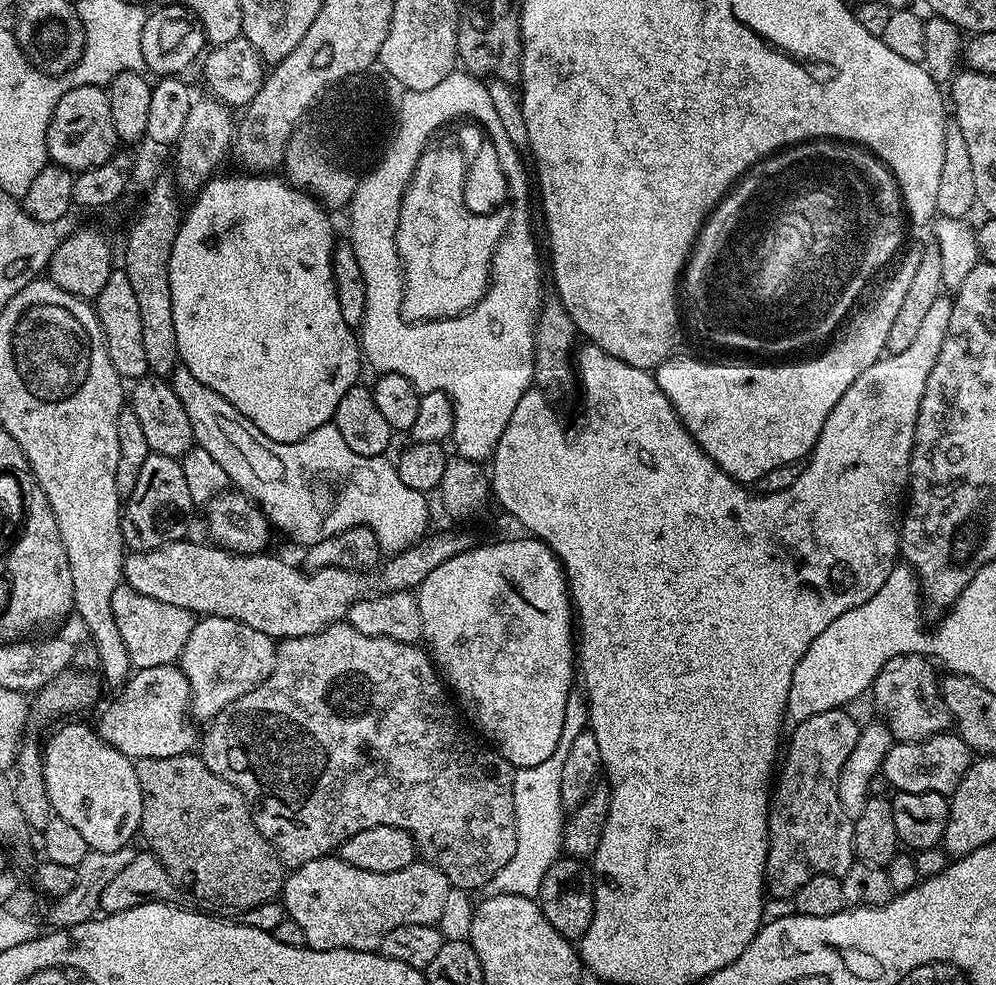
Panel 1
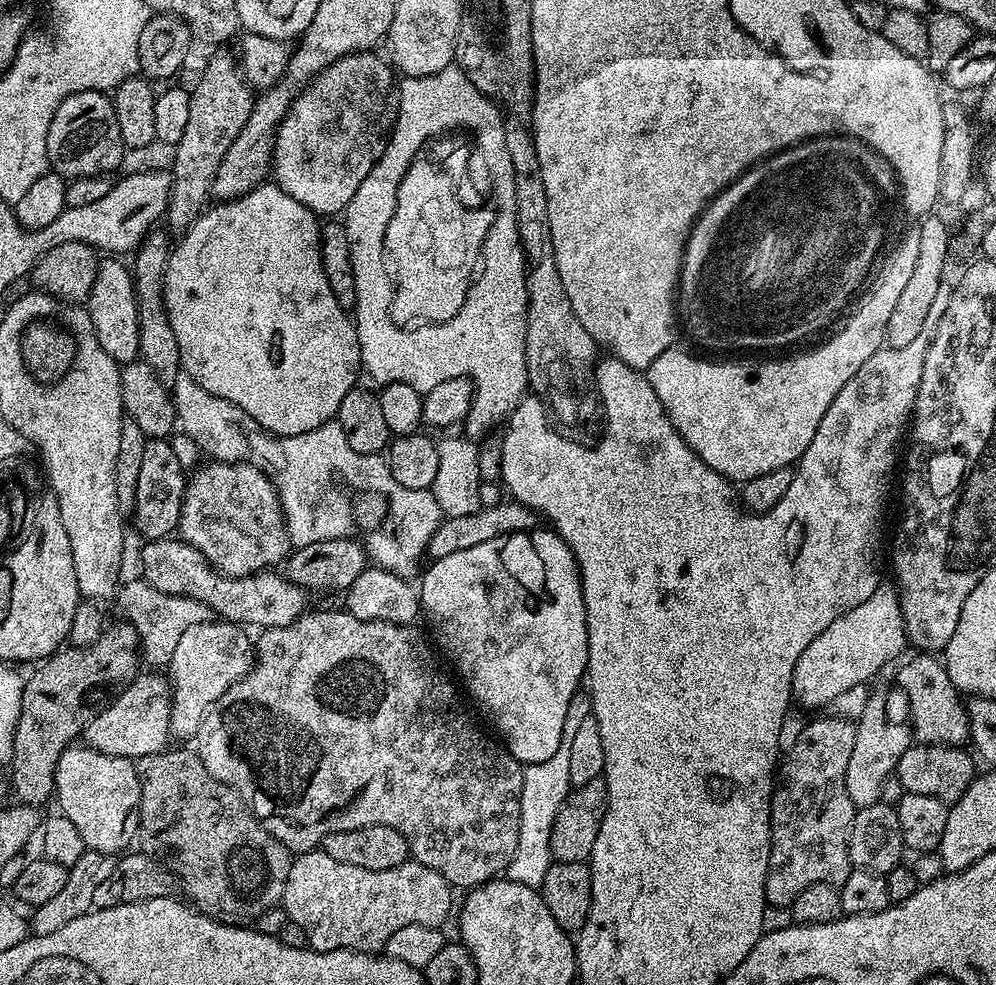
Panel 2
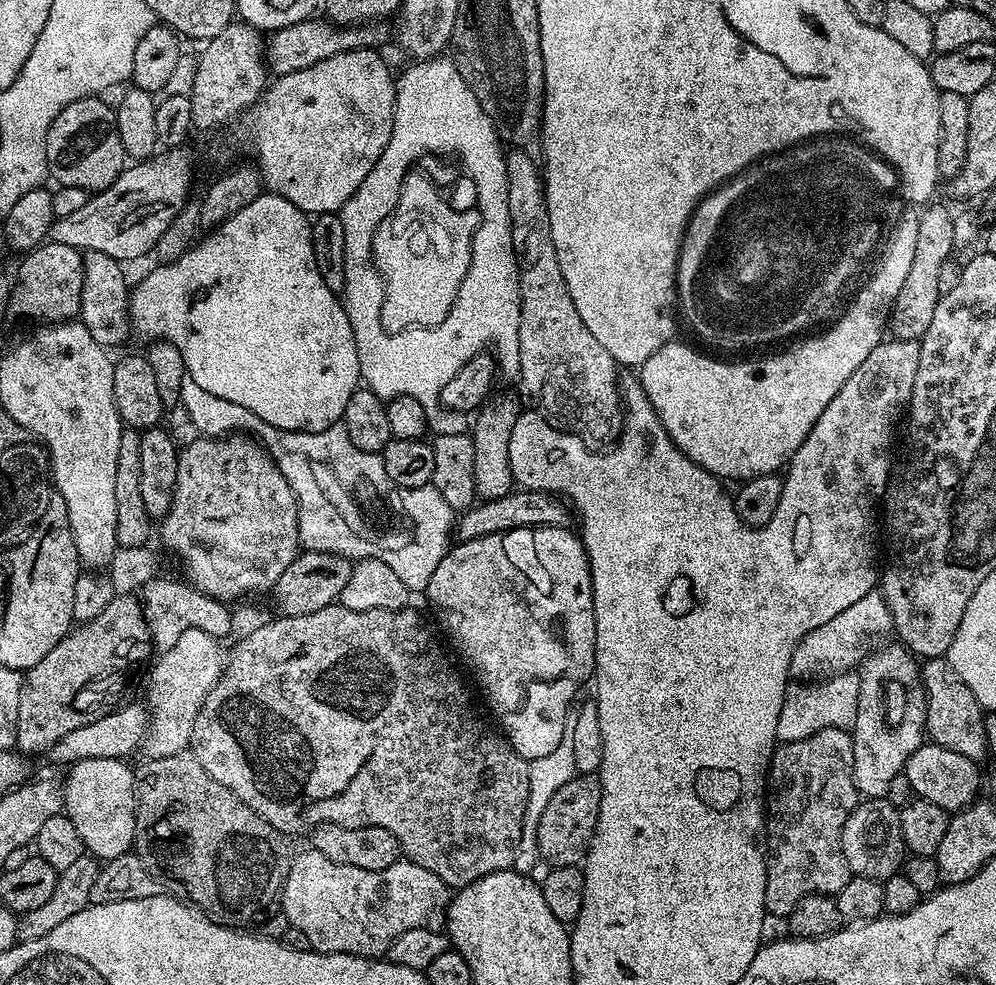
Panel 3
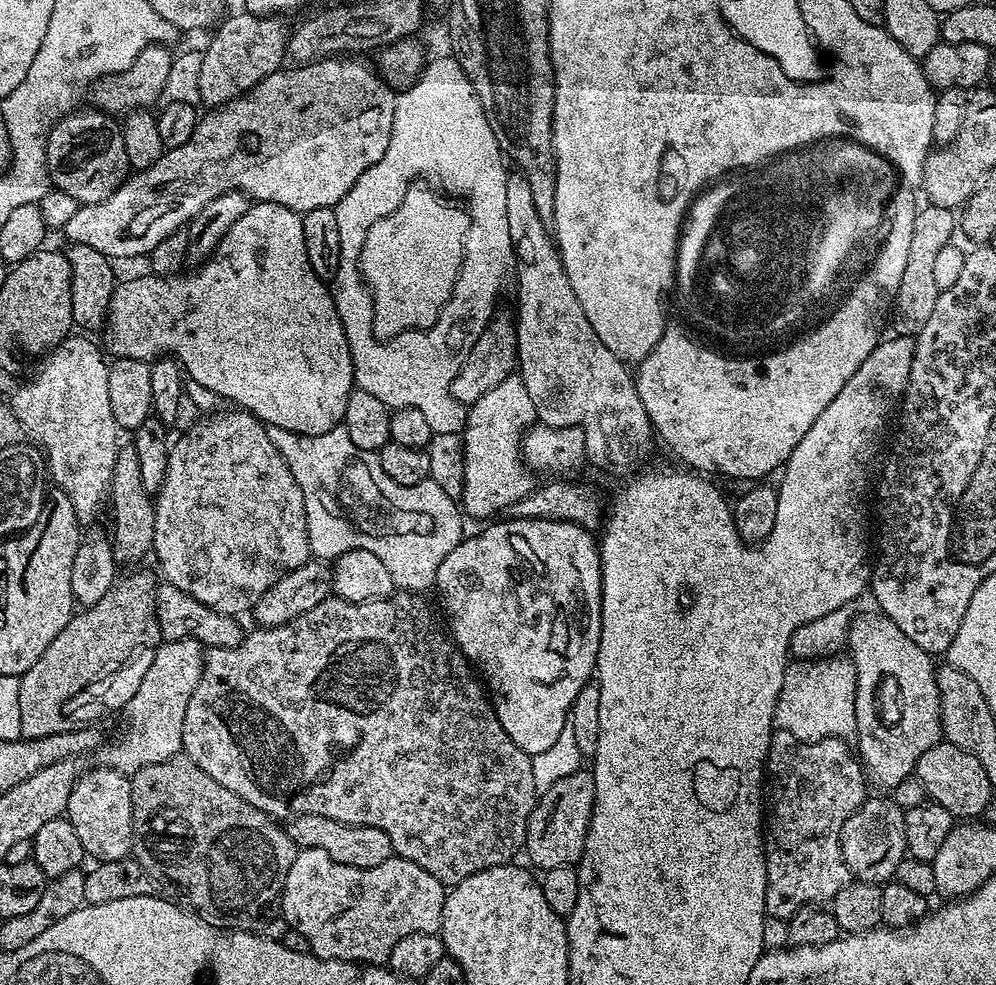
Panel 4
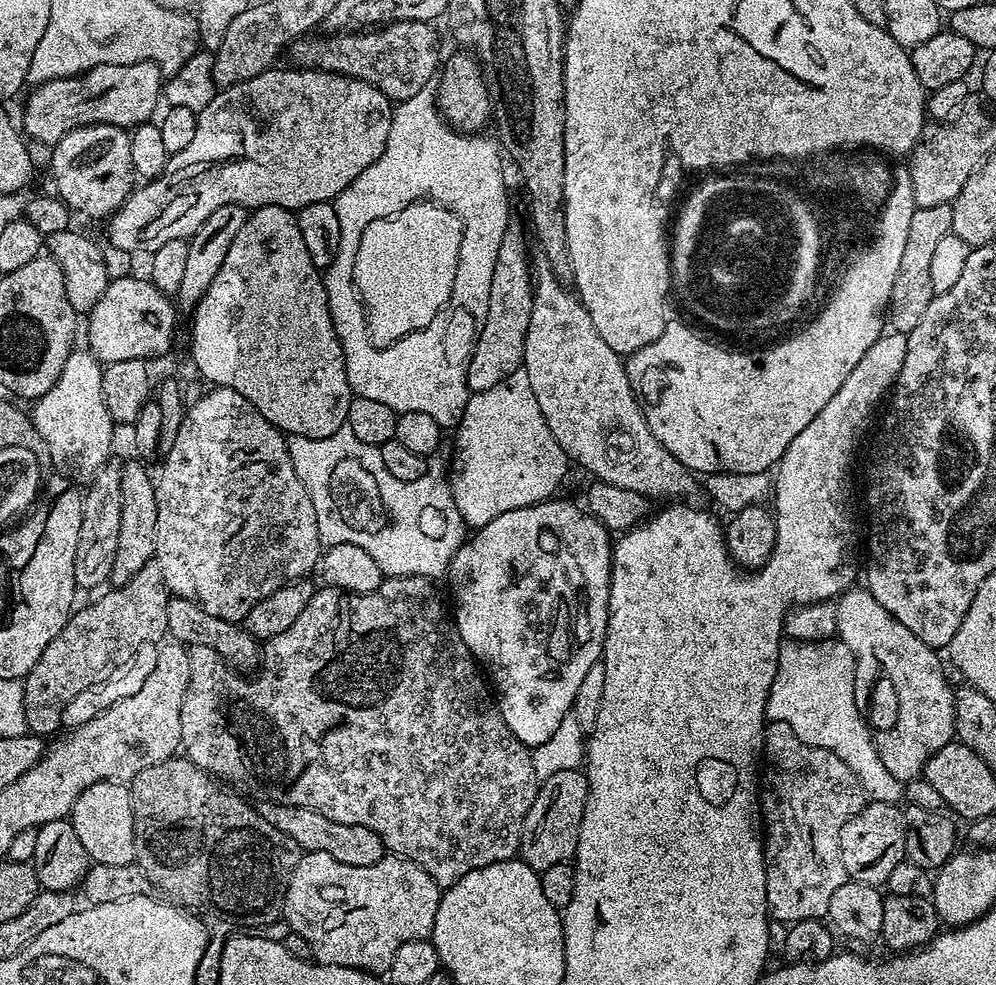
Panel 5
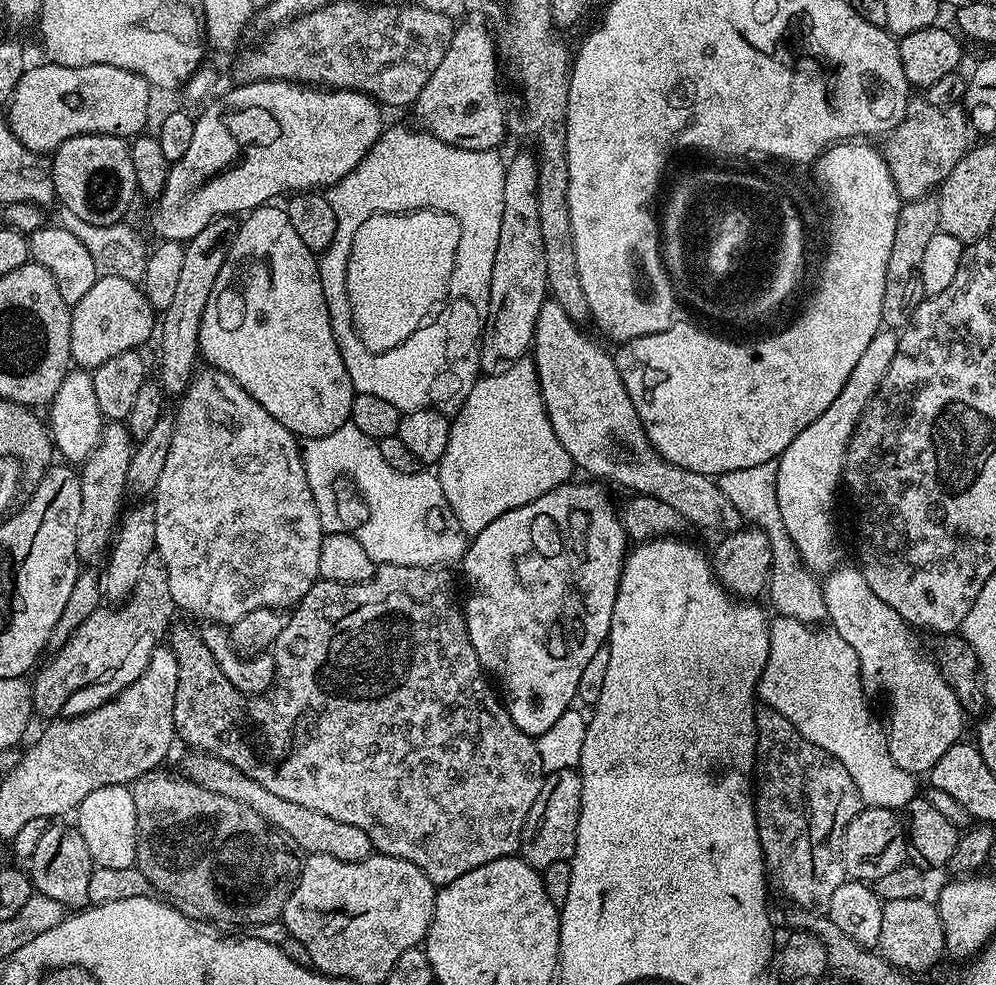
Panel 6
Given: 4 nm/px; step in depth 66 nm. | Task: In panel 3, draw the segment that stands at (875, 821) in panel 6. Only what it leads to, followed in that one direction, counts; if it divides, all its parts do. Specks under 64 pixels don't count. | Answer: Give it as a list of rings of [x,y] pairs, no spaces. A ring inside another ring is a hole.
[[[864,798],[857,803],[856,809],[846,818],[846,826],[842,830],[842,854],[848,863],[848,871],[852,876],[865,876],[881,882],[888,880],[901,871],[906,859],[906,849],[900,825],[900,808],[885,798]]]

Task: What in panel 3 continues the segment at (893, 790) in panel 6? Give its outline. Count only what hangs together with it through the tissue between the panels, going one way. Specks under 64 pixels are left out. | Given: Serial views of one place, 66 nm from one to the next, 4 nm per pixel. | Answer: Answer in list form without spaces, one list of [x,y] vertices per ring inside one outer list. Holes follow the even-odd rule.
[[[841,672],[831,678],[820,678],[815,682],[792,682],[786,690],[786,698],[782,702],[782,714],[778,714],[777,741],[789,744],[802,738],[810,738],[810,734],[818,734],[818,730],[827,728],[846,728],[851,730],[854,718],[858,718],[858,686],[860,673]]]

